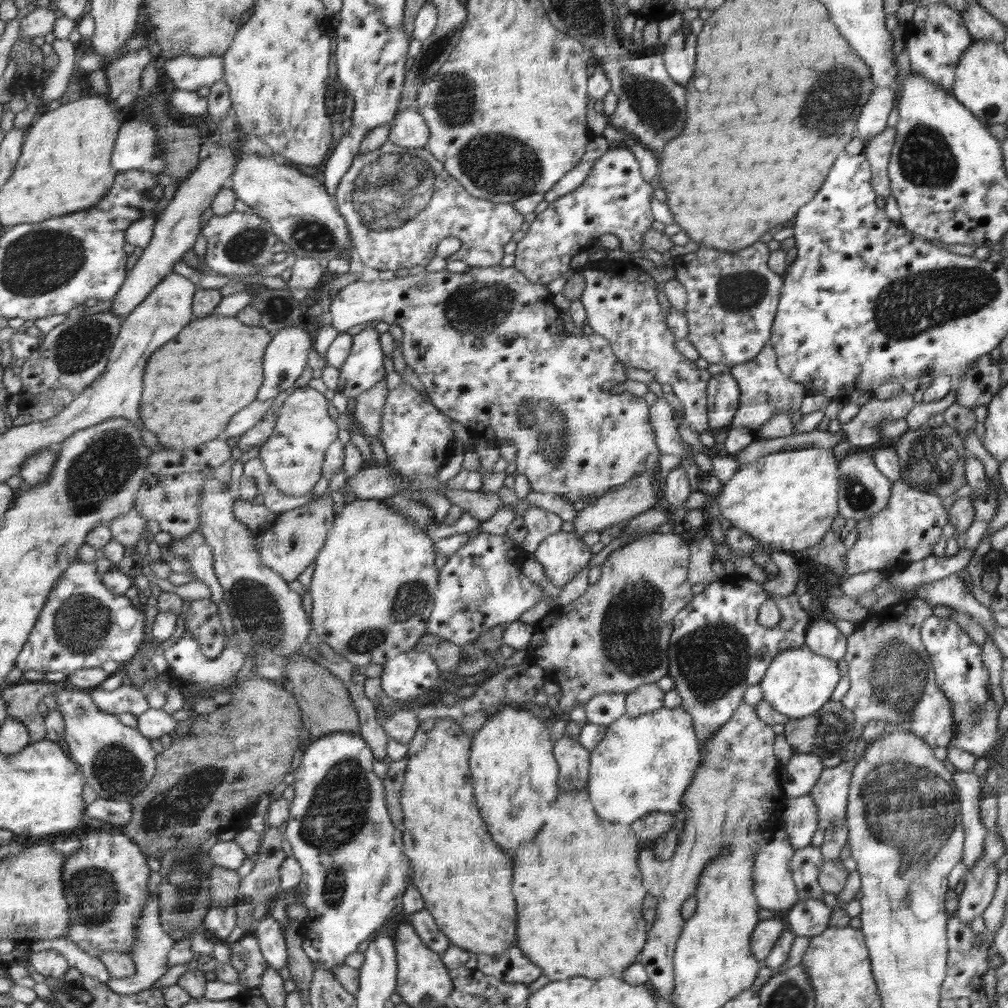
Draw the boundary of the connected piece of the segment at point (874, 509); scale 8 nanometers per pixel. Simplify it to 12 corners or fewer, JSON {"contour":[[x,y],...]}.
{"contour":[[850,452],[840,462],[838,512],[874,519],[893,482],[872,456]]}

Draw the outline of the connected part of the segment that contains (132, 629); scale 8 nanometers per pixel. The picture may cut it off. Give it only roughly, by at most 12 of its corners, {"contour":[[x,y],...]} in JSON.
{"contour":[[78,559],[46,602],[17,667],[129,663],[144,606]]}

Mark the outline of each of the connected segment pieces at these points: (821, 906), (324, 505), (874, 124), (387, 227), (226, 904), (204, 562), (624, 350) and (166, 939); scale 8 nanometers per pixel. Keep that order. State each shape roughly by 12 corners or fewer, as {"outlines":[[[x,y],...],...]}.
{"outlines":[[[802,900],[788,914],[790,931],[816,937],[830,928],[832,909]],[[332,498],[278,514],[254,538],[262,564],[289,583],[317,560]],[[878,87],[858,120],[860,140],[888,129],[893,87]],[[429,150],[355,156],[334,202],[358,258],[496,266],[524,216]],[[214,866],[212,907],[238,903],[237,870]],[[204,533],[172,542],[178,558],[191,562],[195,578],[212,587],[211,602],[226,600],[215,571],[215,552]],[[581,272],[587,324],[708,431],[712,374],[674,348],[656,282]],[[150,894],[138,923],[137,973],[111,980],[120,994],[160,982],[178,942],[162,922],[159,896]]]}

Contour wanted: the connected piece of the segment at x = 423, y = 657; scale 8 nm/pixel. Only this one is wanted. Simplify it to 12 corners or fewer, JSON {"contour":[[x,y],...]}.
{"contour":[[414,648],[379,677],[386,699],[412,702],[436,686],[438,663]]}

